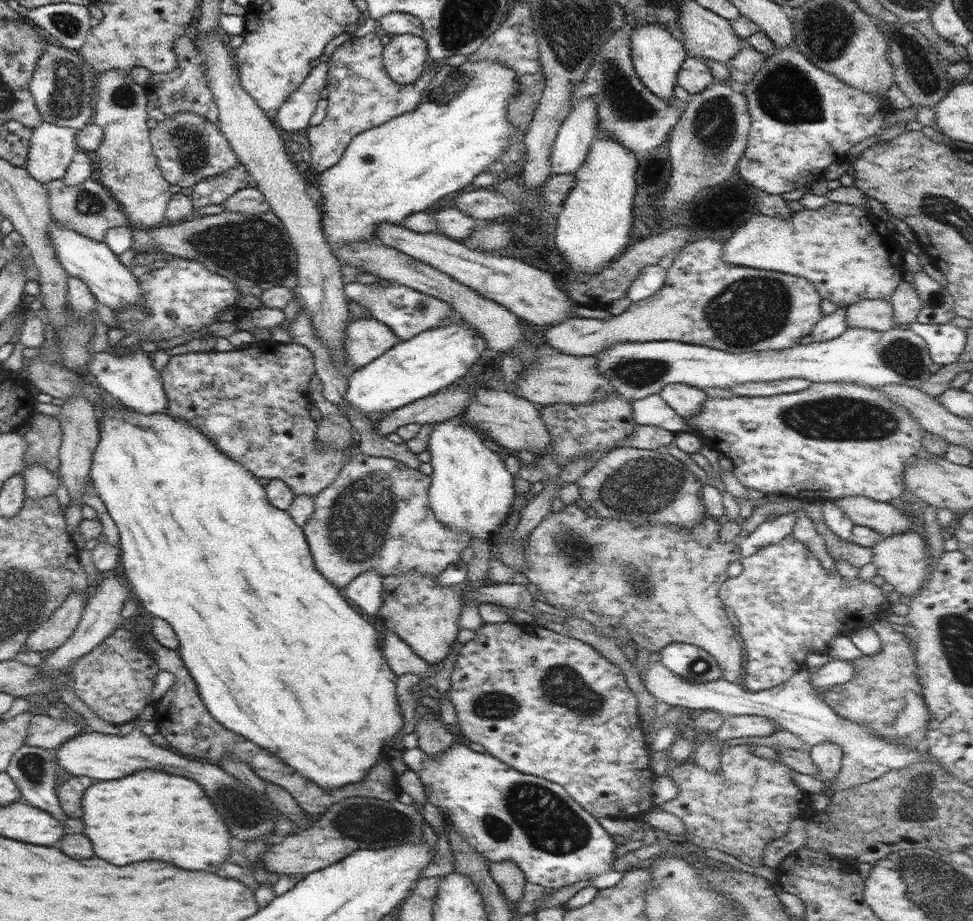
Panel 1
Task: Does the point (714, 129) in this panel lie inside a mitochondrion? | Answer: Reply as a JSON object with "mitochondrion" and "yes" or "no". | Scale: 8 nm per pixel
{"mitochondrion":"yes"}

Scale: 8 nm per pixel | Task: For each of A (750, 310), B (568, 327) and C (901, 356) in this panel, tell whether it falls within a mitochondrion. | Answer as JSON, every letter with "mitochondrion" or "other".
{"A":"mitochondrion","B":"other","C":"mitochondrion"}

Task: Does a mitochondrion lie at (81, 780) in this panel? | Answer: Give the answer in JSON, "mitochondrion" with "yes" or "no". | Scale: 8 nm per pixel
{"mitochondrion":"no"}

